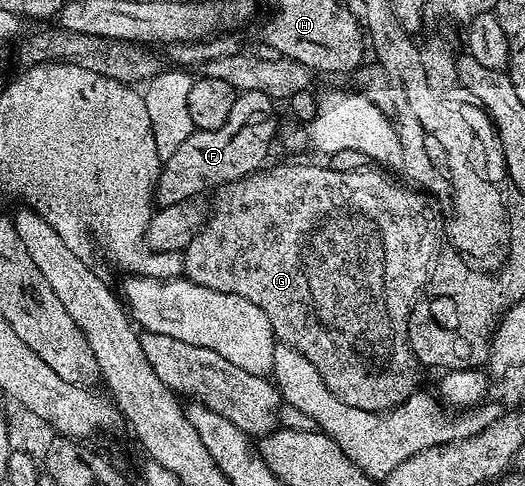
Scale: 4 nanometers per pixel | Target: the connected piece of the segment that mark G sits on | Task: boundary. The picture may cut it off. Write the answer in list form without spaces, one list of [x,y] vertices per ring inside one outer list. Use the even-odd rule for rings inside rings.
[[[279,164],[276,168],[270,168],[241,180],[233,180],[218,189],[215,209],[212,212],[210,209],[199,233],[182,251],[183,276],[197,282],[197,286],[209,286],[209,290],[237,294],[241,298],[249,298],[253,306],[261,306],[261,310],[265,310],[265,318],[269,318],[273,326],[276,341],[288,344],[293,350],[297,350],[297,354],[309,358],[309,362],[313,362],[313,367],[317,369],[317,374],[321,374],[325,386],[329,386],[329,390],[333,390],[333,394],[337,394],[337,398],[341,398],[345,406],[357,406],[357,410],[370,412],[387,412],[403,404],[420,387],[421,365],[407,341],[407,323],[411,317],[411,305],[426,286],[427,279],[439,261],[439,249],[445,240],[440,209],[426,192],[406,183],[403,185],[390,180],[387,177],[390,175],[383,170],[338,172],[330,166],[323,165],[322,168],[319,164]]]

